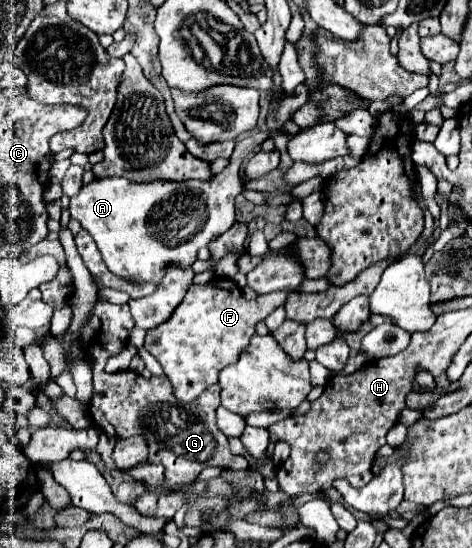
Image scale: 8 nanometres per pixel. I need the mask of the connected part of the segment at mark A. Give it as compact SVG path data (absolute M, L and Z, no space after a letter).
M283 125L273 131L257 131L237 141L231 163L213 181L135 183L123 177L95 179L69 203L71 217L95 239L107 269L131 283L159 283L169 265L191 267L197 251L223 235L235 223L235 197L243 191L239 167L243 159L275 133L287 133Z

